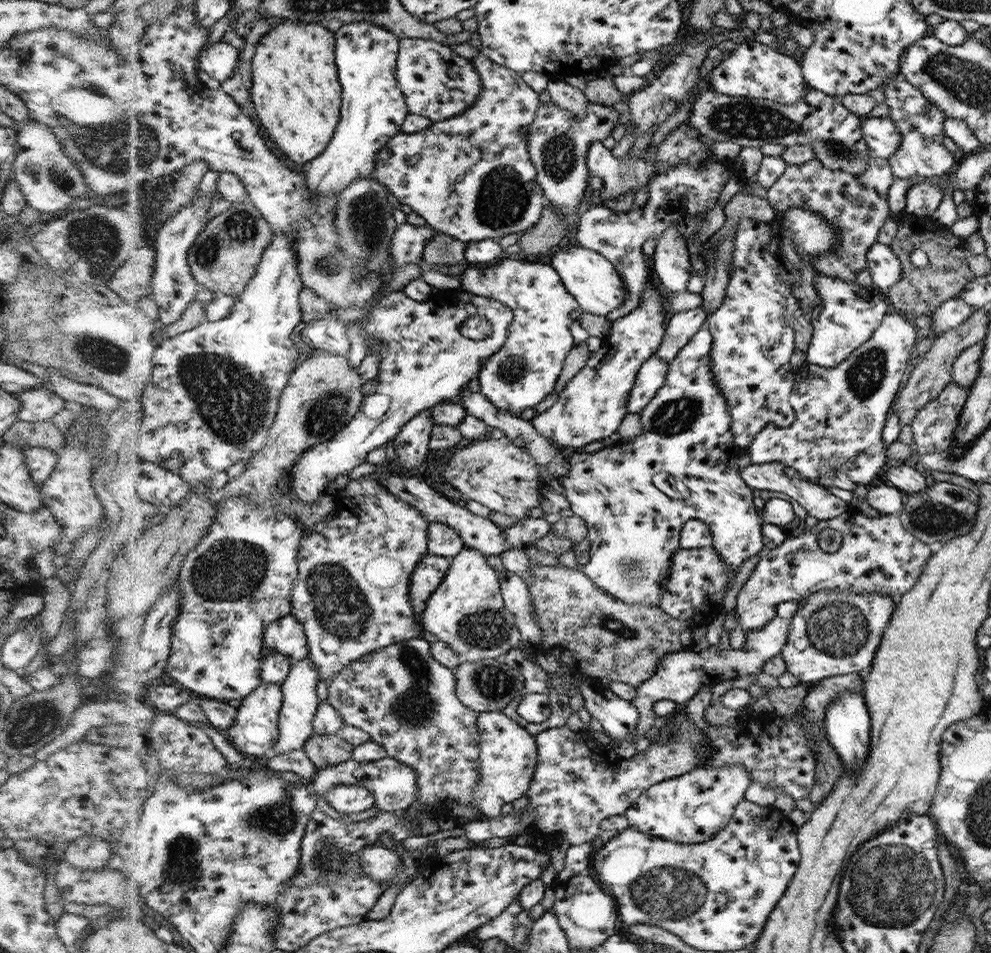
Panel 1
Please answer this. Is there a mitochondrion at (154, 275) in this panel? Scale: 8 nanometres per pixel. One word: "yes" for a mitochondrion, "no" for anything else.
no

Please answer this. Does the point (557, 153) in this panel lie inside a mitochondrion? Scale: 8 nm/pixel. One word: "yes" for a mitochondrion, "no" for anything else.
yes

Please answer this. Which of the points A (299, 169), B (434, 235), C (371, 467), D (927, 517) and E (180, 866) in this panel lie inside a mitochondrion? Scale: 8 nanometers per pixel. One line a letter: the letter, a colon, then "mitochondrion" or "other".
A: other
B: other
C: other
D: mitochondrion
E: mitochondrion

